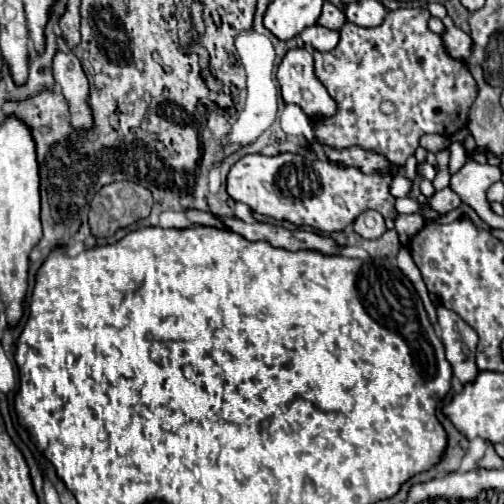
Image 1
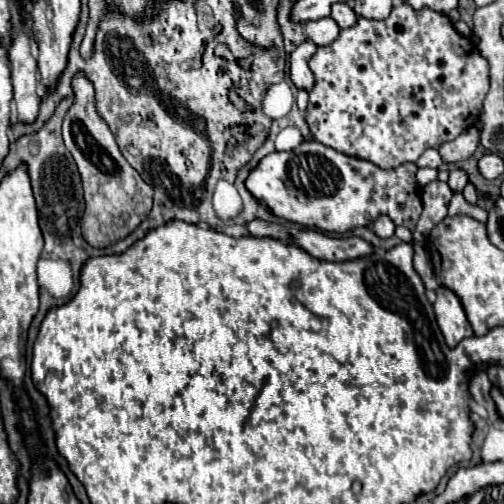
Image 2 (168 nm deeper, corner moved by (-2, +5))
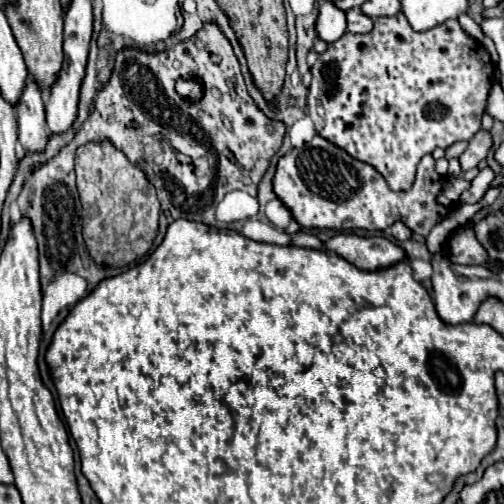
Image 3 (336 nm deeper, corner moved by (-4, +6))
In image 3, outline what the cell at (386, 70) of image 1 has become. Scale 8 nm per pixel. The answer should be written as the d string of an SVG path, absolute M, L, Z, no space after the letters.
M396 13L392 17L378 17L378 19L374 19L372 33L356 35L356 33L346 31L338 41L328 45L328 49L312 65L312 83L310 83L310 91L308 91L308 115L314 121L318 135L322 135L330 143L338 145L340 149L350 153L354 159L364 161L364 163L372 165L376 171L380 171L392 191L404 191L404 189L412 187L412 181L416 177L416 165L420 163L420 159L426 153L432 153L436 147L446 149L446 147L450 147L456 141L470 141L474 137L474 133L480 131L482 115L486 111L486 99L488 99L488 93L492 89L492 77L494 77L494 65L490 61L488 51L484 49L482 43L478 43L470 35L466 35L456 19L450 19L444 25L434 27L430 31L418 33L418 31L414 31L408 25L404 13Z

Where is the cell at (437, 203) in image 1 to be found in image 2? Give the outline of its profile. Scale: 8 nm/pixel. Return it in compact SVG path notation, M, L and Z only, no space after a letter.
M452 170L452 172L450 172L448 186L450 186L450 190L452 190L454 194L456 194L456 192L462 192L466 184L468 184L468 176L466 176L466 172L462 172L462 170Z

